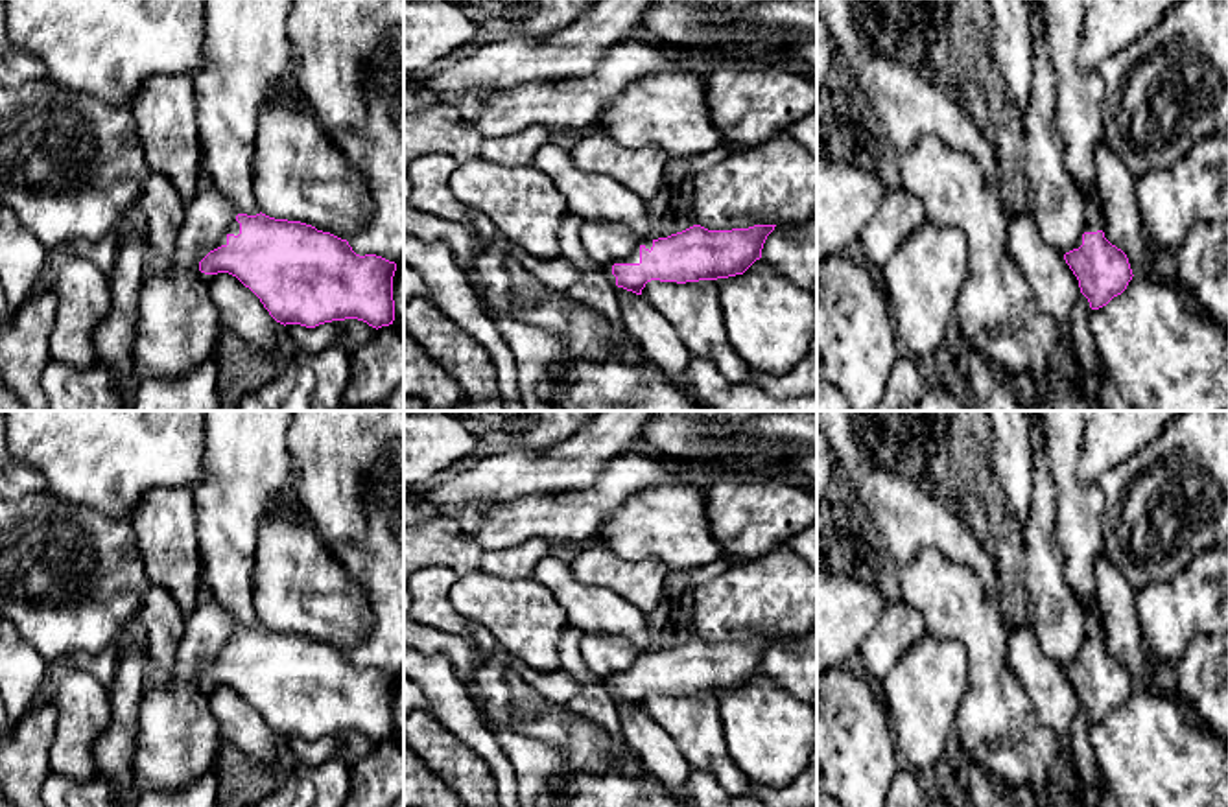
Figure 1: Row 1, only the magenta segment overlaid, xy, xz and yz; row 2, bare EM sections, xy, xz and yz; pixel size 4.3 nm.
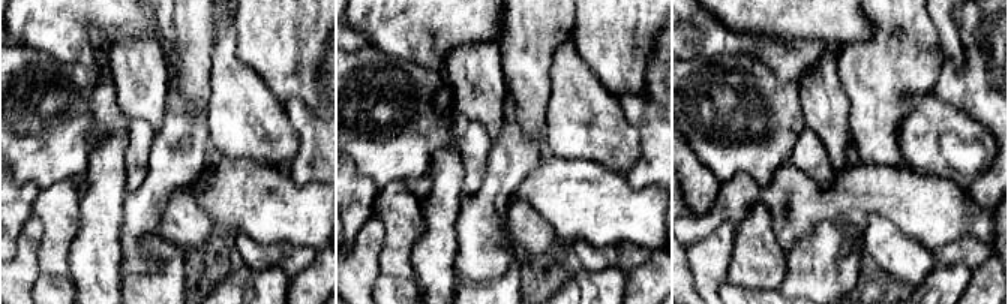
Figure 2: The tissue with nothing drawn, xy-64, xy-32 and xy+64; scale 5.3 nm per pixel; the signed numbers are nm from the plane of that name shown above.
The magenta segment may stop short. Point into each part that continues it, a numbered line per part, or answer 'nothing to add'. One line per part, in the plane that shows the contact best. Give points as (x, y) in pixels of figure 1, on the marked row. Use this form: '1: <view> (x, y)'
1: xz (635, 258)

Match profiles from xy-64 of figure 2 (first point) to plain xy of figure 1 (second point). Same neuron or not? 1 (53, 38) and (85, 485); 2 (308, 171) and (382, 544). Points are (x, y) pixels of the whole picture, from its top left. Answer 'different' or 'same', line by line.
1: same
2: same

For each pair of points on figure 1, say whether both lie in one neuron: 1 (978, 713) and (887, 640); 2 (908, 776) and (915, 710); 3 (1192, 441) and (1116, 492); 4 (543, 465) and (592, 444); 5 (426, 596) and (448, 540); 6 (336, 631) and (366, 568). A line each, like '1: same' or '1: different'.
1: different
2: different
3: same
4: same
5: different
6: different

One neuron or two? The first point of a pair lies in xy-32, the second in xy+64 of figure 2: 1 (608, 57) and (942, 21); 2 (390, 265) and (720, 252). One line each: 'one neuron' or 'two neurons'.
1: one neuron
2: two neurons

